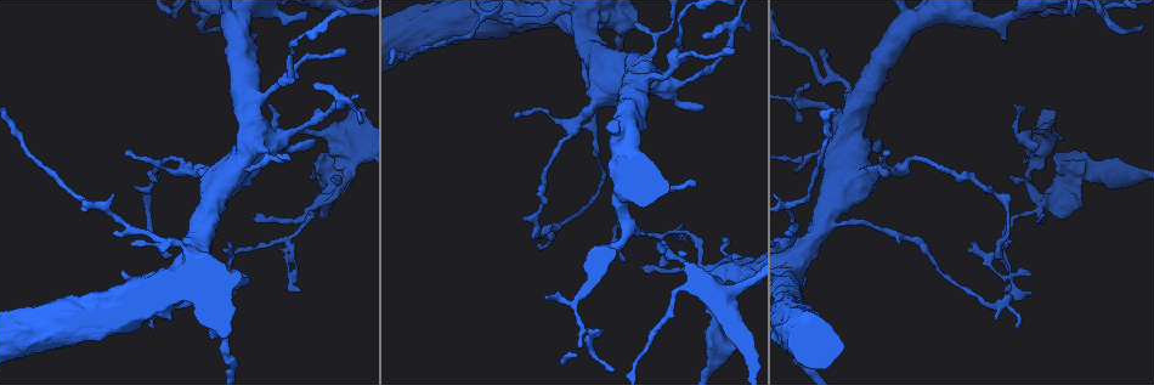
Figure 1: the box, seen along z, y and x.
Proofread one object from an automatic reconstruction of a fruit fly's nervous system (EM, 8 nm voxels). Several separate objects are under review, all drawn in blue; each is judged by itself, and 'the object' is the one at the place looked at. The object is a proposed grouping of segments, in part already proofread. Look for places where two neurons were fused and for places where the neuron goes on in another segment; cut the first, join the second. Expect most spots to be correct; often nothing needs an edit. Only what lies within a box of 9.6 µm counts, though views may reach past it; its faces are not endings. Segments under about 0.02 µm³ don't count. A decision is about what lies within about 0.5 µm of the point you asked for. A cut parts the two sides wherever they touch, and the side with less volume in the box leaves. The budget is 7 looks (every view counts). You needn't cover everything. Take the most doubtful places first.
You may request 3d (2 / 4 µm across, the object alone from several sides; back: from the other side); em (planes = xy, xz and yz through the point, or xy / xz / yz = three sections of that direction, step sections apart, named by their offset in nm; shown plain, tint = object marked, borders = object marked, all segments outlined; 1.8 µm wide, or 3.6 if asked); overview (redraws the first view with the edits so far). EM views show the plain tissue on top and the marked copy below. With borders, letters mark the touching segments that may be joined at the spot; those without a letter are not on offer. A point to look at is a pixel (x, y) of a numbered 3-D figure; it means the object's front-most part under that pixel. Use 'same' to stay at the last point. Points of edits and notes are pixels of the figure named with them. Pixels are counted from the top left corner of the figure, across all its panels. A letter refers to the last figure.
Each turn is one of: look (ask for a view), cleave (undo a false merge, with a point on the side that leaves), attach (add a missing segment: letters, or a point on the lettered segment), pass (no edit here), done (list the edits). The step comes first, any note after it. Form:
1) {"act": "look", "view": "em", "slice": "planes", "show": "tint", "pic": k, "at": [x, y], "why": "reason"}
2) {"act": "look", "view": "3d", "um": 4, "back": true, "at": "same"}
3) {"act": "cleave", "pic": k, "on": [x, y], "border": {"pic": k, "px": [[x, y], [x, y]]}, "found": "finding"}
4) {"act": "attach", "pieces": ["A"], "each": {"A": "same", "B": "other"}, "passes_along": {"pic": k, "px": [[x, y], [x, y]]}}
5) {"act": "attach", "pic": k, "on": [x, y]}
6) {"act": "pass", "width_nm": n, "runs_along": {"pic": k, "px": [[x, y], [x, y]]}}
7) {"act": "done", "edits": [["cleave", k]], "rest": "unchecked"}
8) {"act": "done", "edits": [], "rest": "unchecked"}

{"act": "look", "view": "em", "slice": "planes", "show": "borders", "pic": 1, "at": [735, 255]}

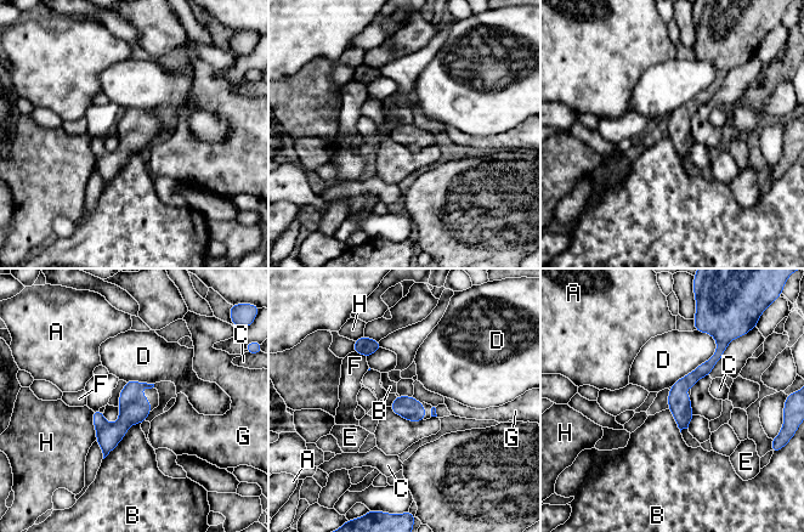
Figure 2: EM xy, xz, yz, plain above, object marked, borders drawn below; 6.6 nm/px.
{"act": "pass", "width_nm": 150, "each": {"A": "other", "B": "other", "C": "other", "D": "other", "E": "other", "F": "other", "G": "other", "H": "other"}, "found": "continuous, no second neuron"}

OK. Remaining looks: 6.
{"act": "look", "view": "em", "slice": "planes", "show": "borders", "pic": 1, "at": [285, 79], "why": "a fork"}

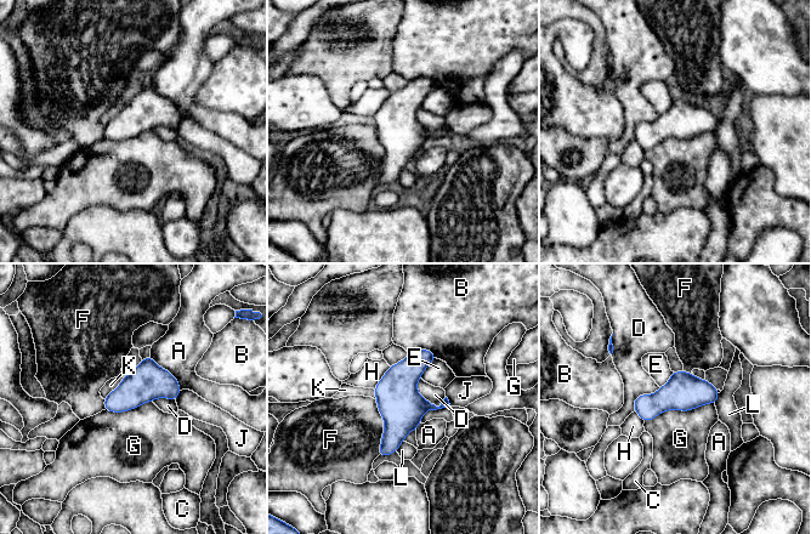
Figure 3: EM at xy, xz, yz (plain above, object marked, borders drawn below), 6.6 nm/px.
{"act": "pass", "longest_contact_nm": ["G", 480], "each": {"A": "other", "B": "other", "C": "other", "D": "other", "E": "other", "F": "other", "G": "other", "H": "other", "J": "other", "K": "other", "L": "other"}, "border": {"pic": 3, "px": [[714, 403], [664, 410], [645, 422]]}, "found": "continuous, no second neuron"}

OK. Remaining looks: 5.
{"act": "look", "view": "em", "slice": "xy", "step": 8, "show": "tint", "pic": 1, "at": [1010, 14], "why": "thick turns thin"}

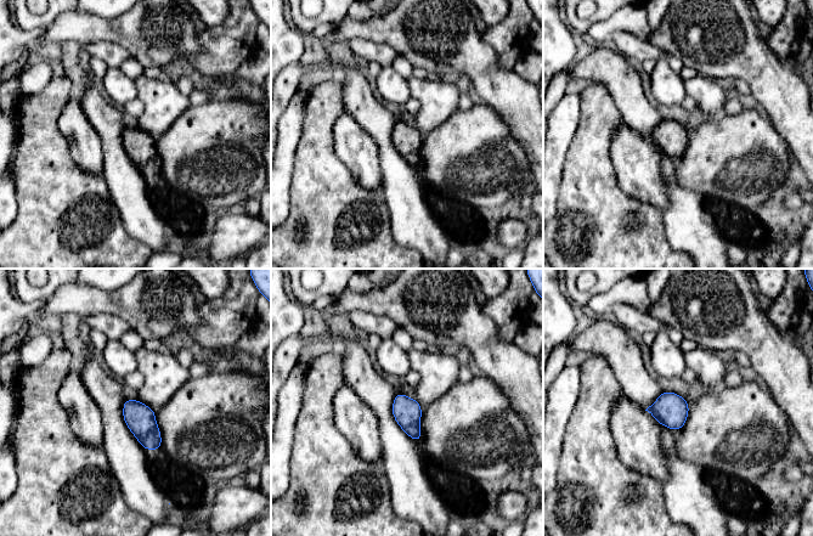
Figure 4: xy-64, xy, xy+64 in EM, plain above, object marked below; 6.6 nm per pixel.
{"act": "look", "view": "em", "slice": "planes", "show": "borders", "at": "same"}

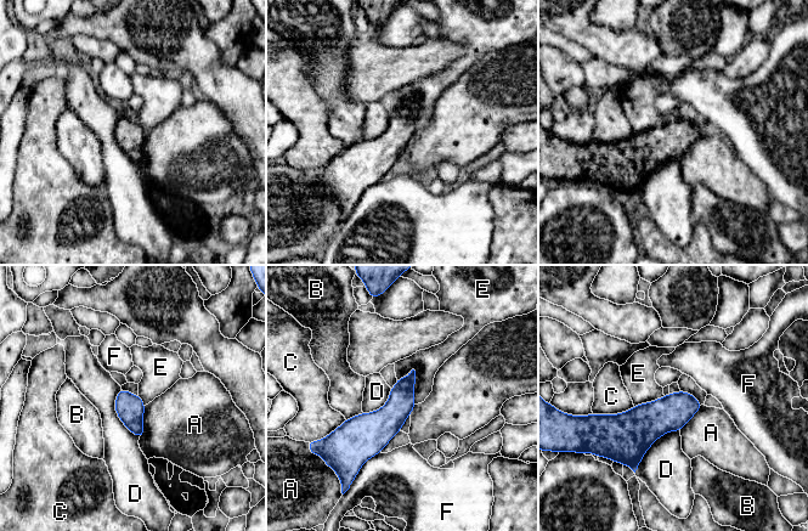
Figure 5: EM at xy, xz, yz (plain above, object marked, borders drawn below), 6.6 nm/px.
{"act": "pass", "width_nm": 190, "each": {"A": "other", "B": "other", "C": "other", "D": "other", "E": "other", "F": "other"}, "border": {"pic": 5, "px": [[412, 368], [413, 399], [417, 404]]}, "found": "one neuron here"}

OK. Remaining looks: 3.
{"act": "done", "edits": [], "rest": "unchecked"}

